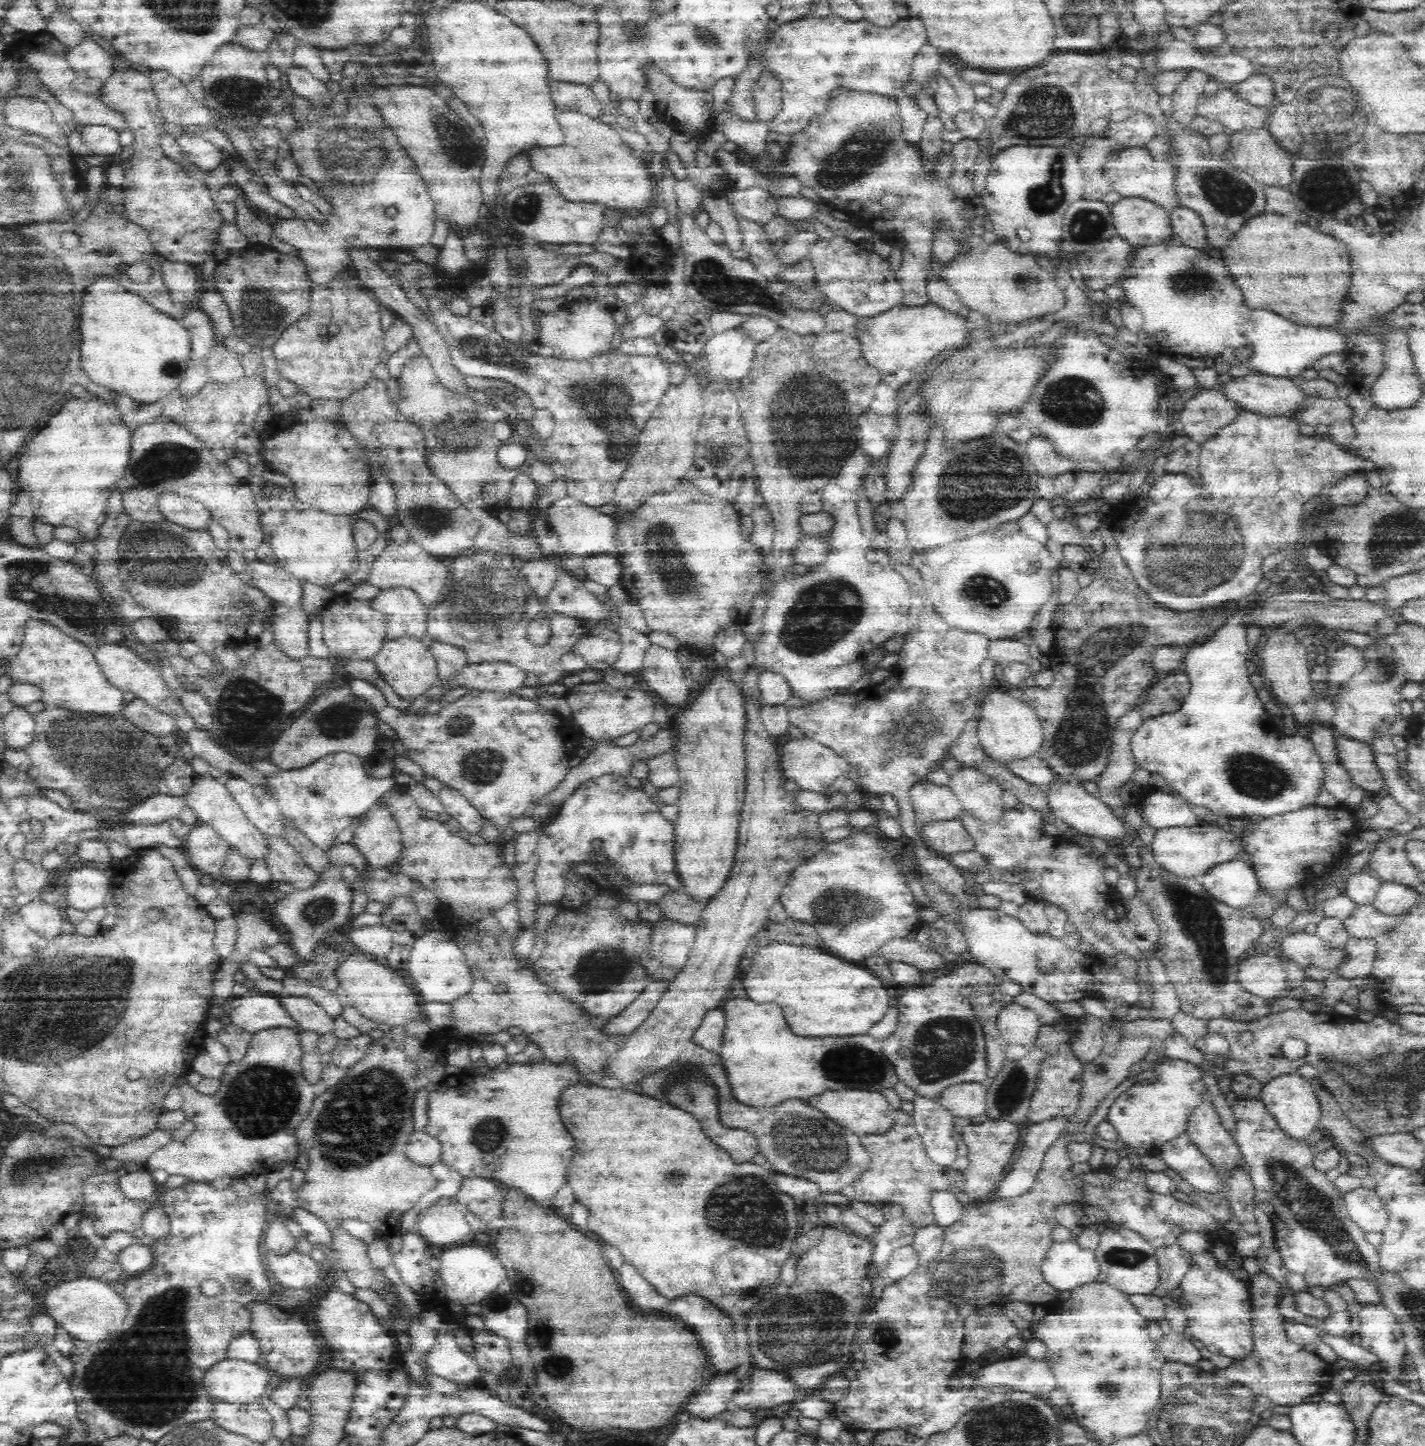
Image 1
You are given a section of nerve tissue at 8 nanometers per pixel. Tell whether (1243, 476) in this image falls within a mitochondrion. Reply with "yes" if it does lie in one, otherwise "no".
no

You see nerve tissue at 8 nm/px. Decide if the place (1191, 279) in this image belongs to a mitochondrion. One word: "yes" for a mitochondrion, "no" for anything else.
yes

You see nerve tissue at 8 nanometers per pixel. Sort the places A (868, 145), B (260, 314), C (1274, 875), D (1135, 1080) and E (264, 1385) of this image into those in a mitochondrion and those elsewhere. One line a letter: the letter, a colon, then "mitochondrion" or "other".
A: mitochondrion
B: mitochondrion
C: other
D: other
E: other

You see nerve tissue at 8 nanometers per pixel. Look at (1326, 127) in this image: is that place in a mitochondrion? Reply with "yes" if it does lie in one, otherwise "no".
yes

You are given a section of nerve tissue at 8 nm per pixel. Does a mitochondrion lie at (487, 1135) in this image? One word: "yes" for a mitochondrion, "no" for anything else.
yes

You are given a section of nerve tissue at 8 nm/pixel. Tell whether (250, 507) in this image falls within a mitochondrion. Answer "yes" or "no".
no

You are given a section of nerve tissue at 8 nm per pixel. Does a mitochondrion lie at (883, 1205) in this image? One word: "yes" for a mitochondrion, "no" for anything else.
no

